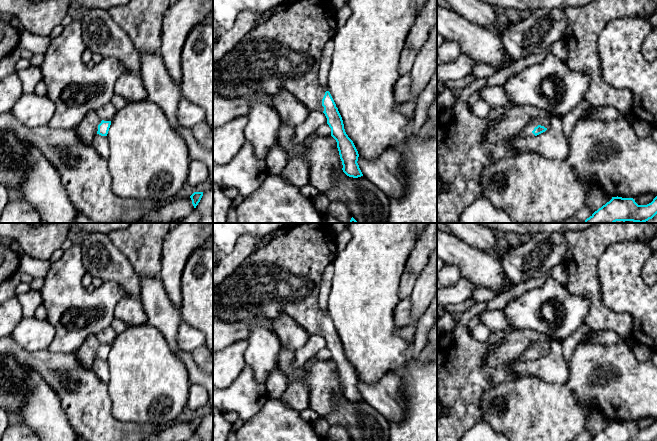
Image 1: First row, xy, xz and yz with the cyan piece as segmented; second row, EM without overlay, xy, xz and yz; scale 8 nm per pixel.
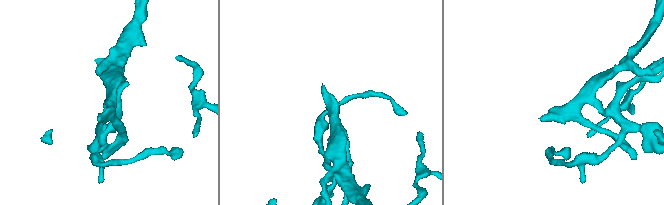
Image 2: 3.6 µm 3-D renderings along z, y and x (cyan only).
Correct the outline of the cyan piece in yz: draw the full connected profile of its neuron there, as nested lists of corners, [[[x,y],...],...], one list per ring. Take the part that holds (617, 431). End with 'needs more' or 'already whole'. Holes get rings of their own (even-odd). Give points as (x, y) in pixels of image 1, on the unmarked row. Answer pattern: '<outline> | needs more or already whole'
[[[657,420],[647,429],[638,429],[633,422],[612,421],[590,441],[654,441],[657,438]]] | already whole

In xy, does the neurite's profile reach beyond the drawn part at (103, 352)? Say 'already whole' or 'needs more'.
needs more

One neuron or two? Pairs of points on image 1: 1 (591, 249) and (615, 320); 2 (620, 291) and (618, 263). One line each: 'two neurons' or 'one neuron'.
1: one neuron
2: one neuron

